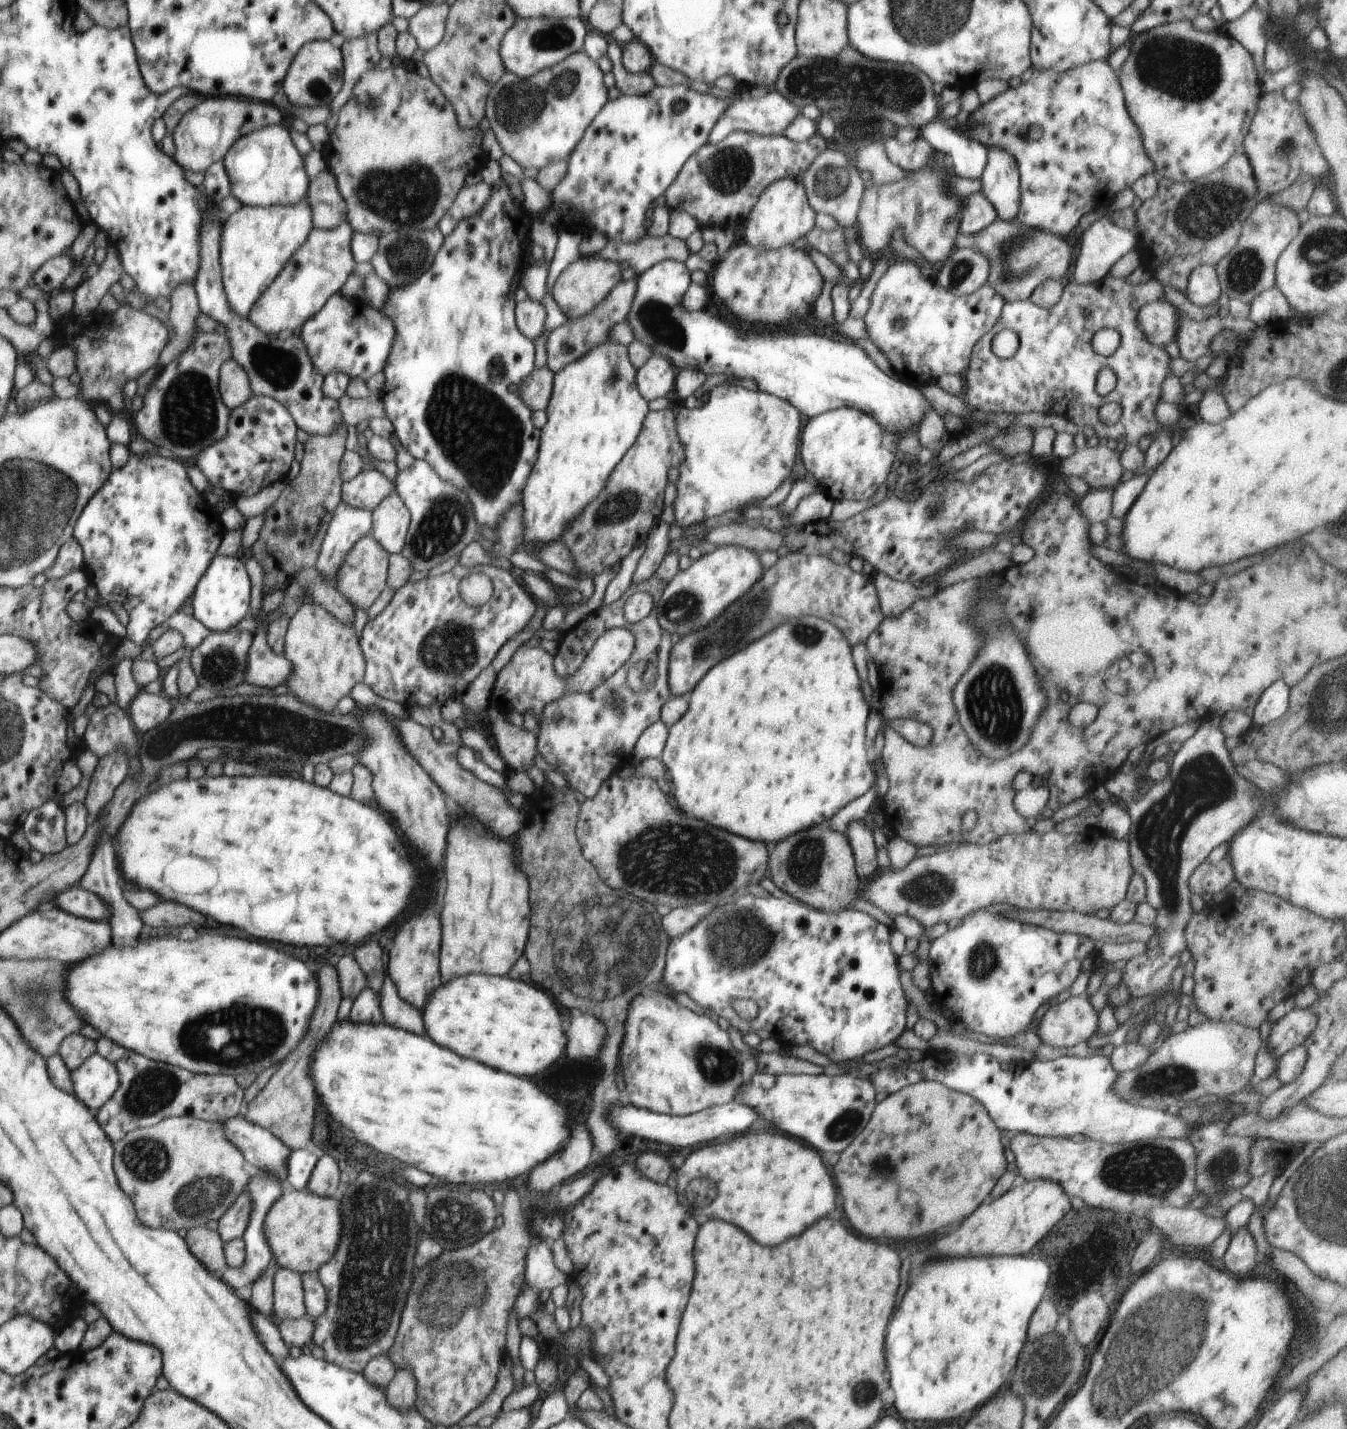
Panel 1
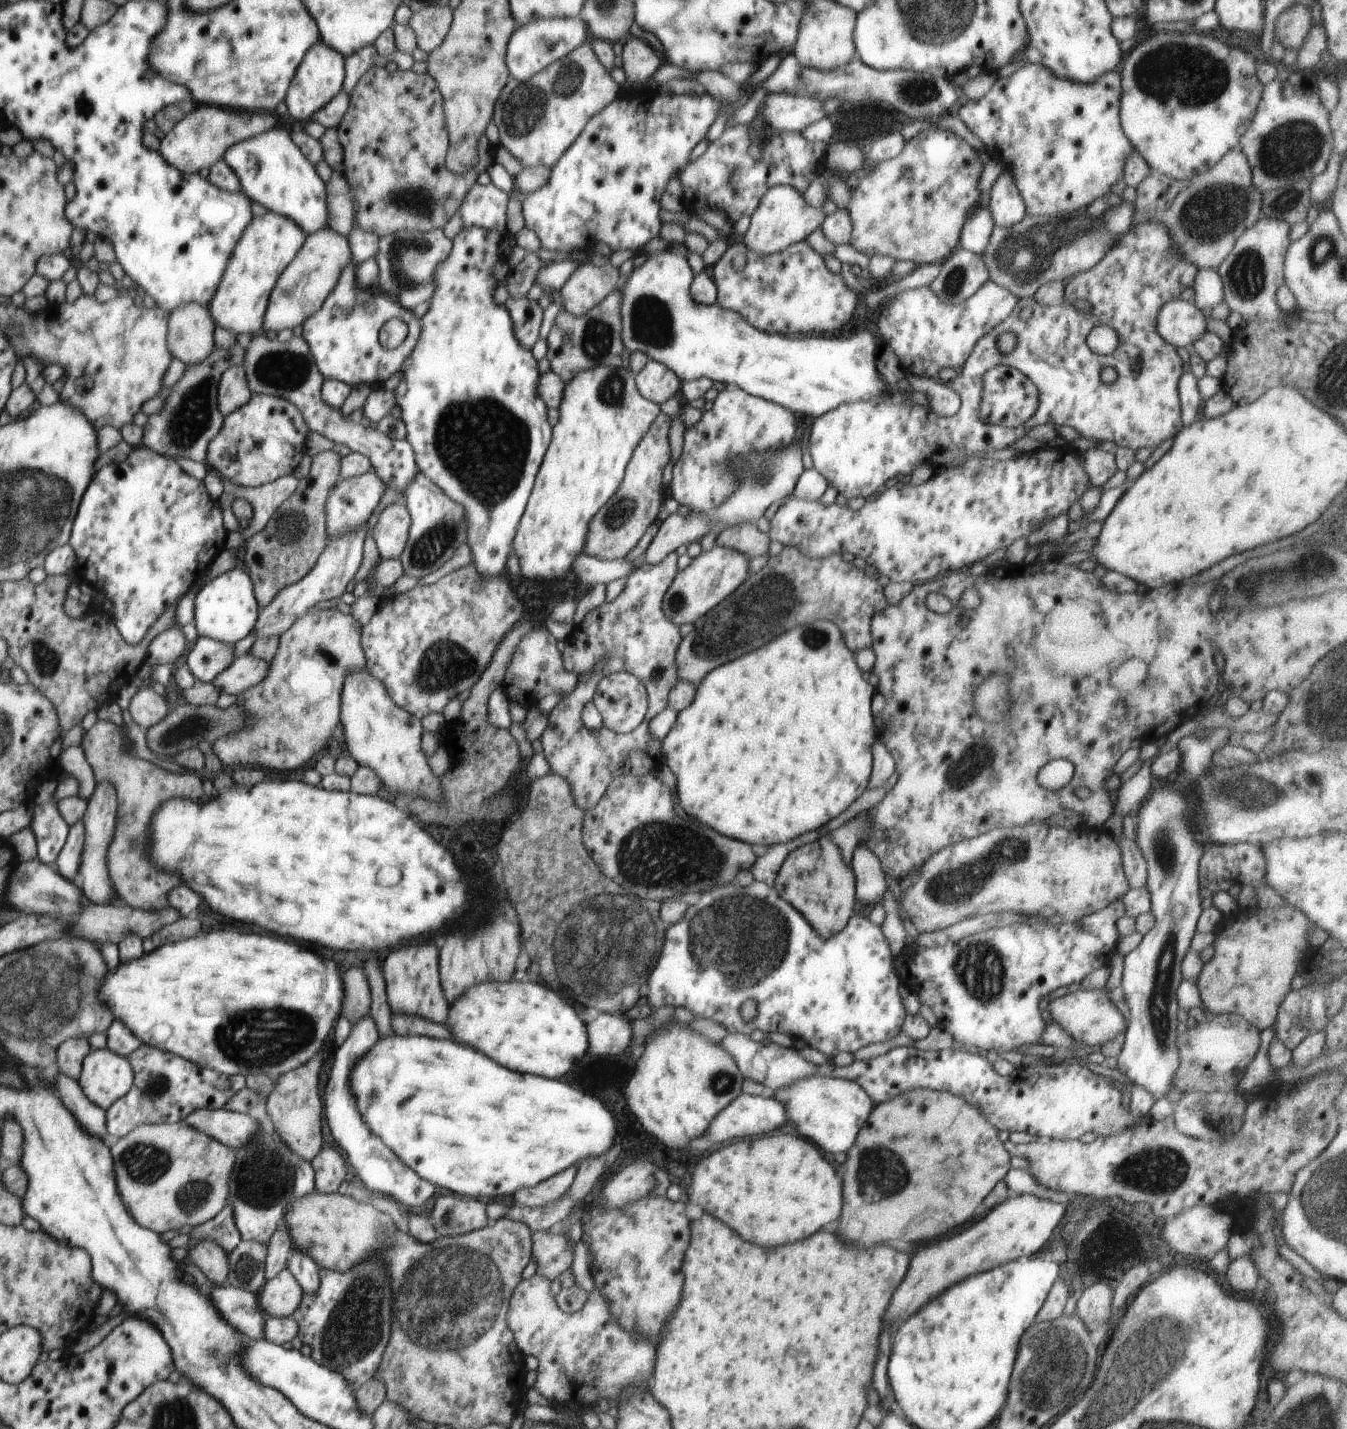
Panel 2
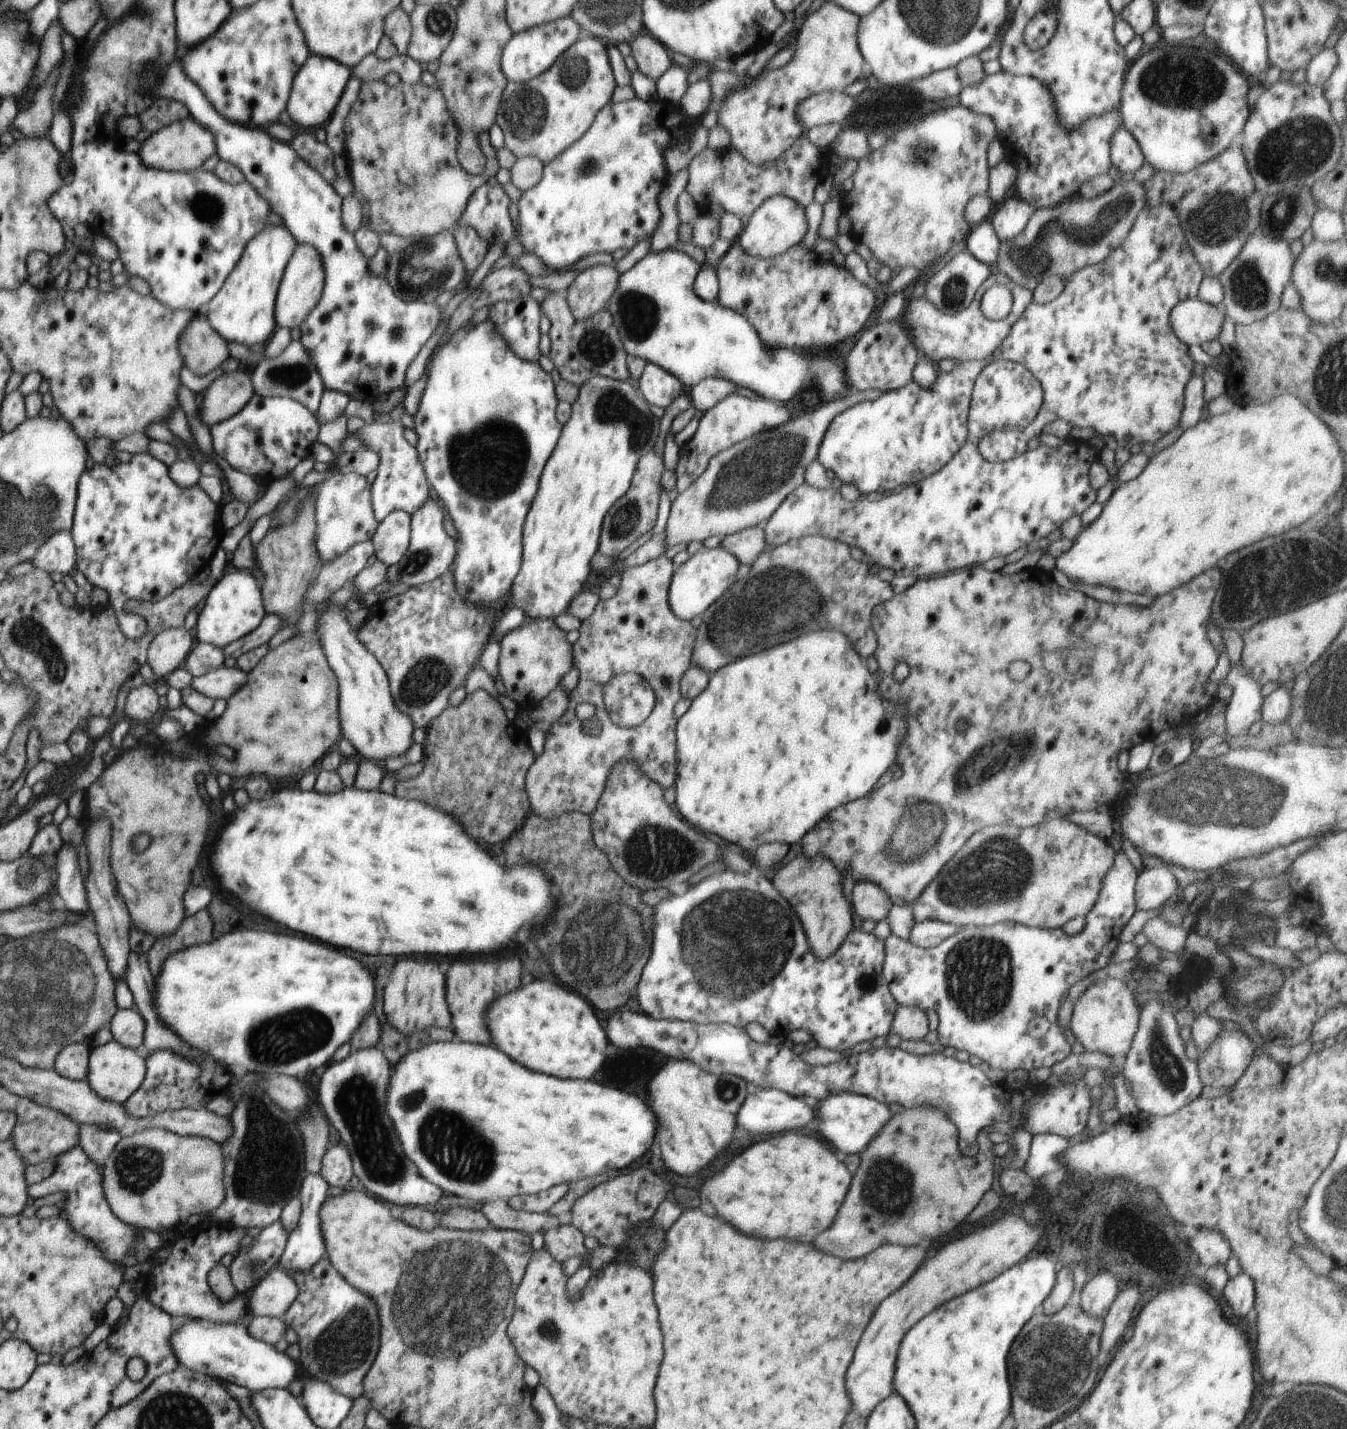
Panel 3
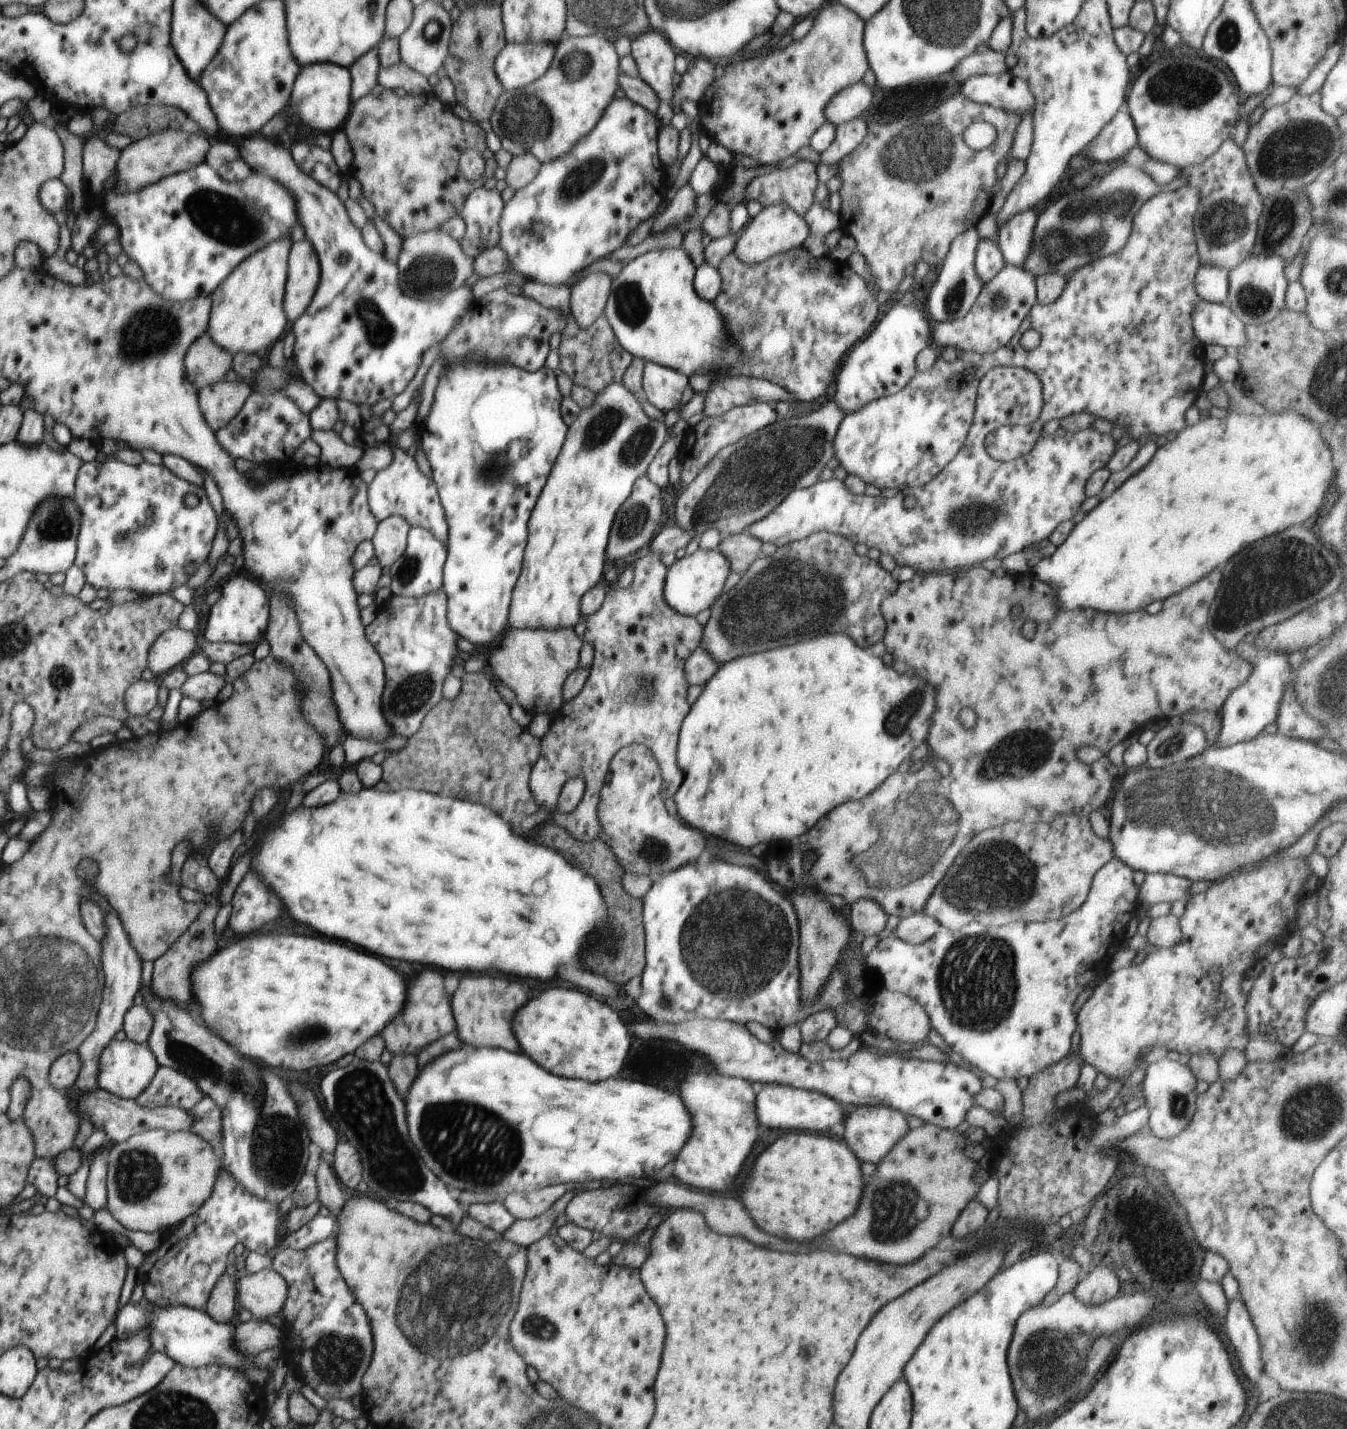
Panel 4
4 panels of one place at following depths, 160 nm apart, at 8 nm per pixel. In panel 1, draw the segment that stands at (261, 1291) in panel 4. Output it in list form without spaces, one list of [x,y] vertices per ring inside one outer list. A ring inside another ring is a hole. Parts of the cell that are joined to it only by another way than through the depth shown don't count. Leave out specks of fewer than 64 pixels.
[[[278,1267],[273,1276],[273,1314],[275,1321],[307,1316],[302,1274]]]

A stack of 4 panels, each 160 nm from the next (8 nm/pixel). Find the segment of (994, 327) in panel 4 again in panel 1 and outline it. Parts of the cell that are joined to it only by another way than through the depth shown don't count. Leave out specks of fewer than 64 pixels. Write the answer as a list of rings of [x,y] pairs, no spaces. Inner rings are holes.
[[[896,259],[878,280],[863,321],[867,336],[886,355],[896,376],[922,388],[936,384],[942,375],[964,375],[974,345],[998,322],[1006,302],[987,284],[972,294],[955,295],[933,278],[925,279],[920,264],[910,259]],[[896,319],[908,319],[908,326],[896,330]]]

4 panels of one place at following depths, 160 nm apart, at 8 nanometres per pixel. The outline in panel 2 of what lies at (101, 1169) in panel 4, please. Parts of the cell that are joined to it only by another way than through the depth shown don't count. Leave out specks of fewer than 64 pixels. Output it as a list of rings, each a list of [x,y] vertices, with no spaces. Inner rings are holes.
[[[53,1070],[53,1073],[56,1075],[55,1085],[58,1087],[58,1094],[61,1094],[62,1102],[78,1118],[78,1122],[91,1135],[107,1136],[105,1110],[90,1102],[77,1080],[67,1077],[59,1070]]]

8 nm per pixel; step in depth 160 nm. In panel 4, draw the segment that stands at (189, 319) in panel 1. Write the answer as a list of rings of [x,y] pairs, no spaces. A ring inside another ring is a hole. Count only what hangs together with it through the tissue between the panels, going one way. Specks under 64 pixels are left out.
[[[206,332],[200,336],[194,344],[192,344],[190,350],[186,352],[184,365],[186,368],[186,375],[188,376],[188,382],[196,386],[196,390],[200,391],[207,385],[216,384],[220,380],[224,380],[227,372],[233,368],[233,354],[230,354],[228,350],[216,346],[211,336]]]

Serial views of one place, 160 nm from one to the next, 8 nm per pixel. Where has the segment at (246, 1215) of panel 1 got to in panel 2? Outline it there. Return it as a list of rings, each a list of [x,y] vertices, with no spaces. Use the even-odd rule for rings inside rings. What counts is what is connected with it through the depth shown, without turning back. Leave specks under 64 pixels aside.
[[[228,1202],[212,1220],[193,1227],[190,1237],[189,1248],[204,1239],[208,1239],[217,1242],[230,1254],[243,1239],[234,1220],[233,1205]]]

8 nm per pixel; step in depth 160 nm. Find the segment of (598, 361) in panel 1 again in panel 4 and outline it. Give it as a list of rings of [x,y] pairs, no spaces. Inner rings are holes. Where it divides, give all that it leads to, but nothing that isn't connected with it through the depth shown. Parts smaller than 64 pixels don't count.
[[[612,383],[608,384],[602,392],[596,395],[594,404],[584,408],[580,412],[580,415],[574,423],[568,427],[568,432],[564,446],[556,458],[556,462],[550,470],[550,476],[548,476],[548,482],[546,482],[542,493],[540,494],[534,510],[528,520],[528,540],[526,544],[526,550],[523,556],[522,571],[517,583],[517,586],[512,590],[512,600],[510,604],[509,614],[509,626],[514,630],[536,630],[536,628],[544,628],[544,630],[556,630],[556,628],[574,628],[580,620],[580,600],[582,596],[591,590],[602,578],[604,573],[604,563],[607,559],[606,550],[610,538],[610,532],[612,530],[612,524],[614,524],[614,516],[616,516],[618,510],[620,510],[622,504],[628,500],[636,480],[640,476],[647,474],[648,467],[658,450],[668,440],[667,427],[665,426],[662,418],[650,418],[648,417],[640,402],[634,398],[634,394],[630,390],[626,390],[623,384]]]

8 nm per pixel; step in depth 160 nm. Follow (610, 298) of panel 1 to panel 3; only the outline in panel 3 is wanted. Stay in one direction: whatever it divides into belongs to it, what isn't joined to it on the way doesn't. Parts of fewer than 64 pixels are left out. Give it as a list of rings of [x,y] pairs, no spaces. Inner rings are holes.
[[[553,292],[542,302],[541,309],[551,322],[548,335],[551,340],[549,357],[562,380],[580,387],[583,382],[596,375],[619,381],[630,378],[627,367],[628,354],[608,308],[600,310],[594,316],[578,320],[574,318],[567,300]]]

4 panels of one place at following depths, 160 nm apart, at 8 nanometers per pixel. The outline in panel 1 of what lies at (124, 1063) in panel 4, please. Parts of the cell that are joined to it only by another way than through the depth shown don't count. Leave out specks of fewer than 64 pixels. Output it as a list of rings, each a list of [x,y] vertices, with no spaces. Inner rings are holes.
[[[95,1052],[76,1070],[70,1072],[73,1094],[96,1112],[106,1104],[120,1088],[120,1072],[117,1065]]]

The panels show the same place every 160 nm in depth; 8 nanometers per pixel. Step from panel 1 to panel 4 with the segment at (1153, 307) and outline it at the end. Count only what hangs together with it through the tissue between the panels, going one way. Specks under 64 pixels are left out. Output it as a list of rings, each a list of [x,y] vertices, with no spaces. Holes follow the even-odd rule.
[[[1200,299],[1192,310],[1192,330],[1205,346],[1241,349],[1246,342],[1246,327],[1226,303],[1210,303]]]

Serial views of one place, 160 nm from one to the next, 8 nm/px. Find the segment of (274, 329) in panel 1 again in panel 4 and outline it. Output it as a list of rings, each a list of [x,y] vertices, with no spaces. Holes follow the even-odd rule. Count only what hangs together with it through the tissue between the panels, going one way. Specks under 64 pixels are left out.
[[[308,240],[293,242],[287,263],[284,313],[290,324],[298,320],[312,301],[320,283],[317,253]]]

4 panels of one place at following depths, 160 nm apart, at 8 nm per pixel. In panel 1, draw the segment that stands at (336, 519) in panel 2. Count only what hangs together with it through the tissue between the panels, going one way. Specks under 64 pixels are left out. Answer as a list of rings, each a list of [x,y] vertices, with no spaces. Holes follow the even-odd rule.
[[[366,467],[364,472],[359,472],[352,480],[343,481],[341,486],[341,500],[356,508],[365,508],[372,512],[392,491],[395,484],[384,474]]]

